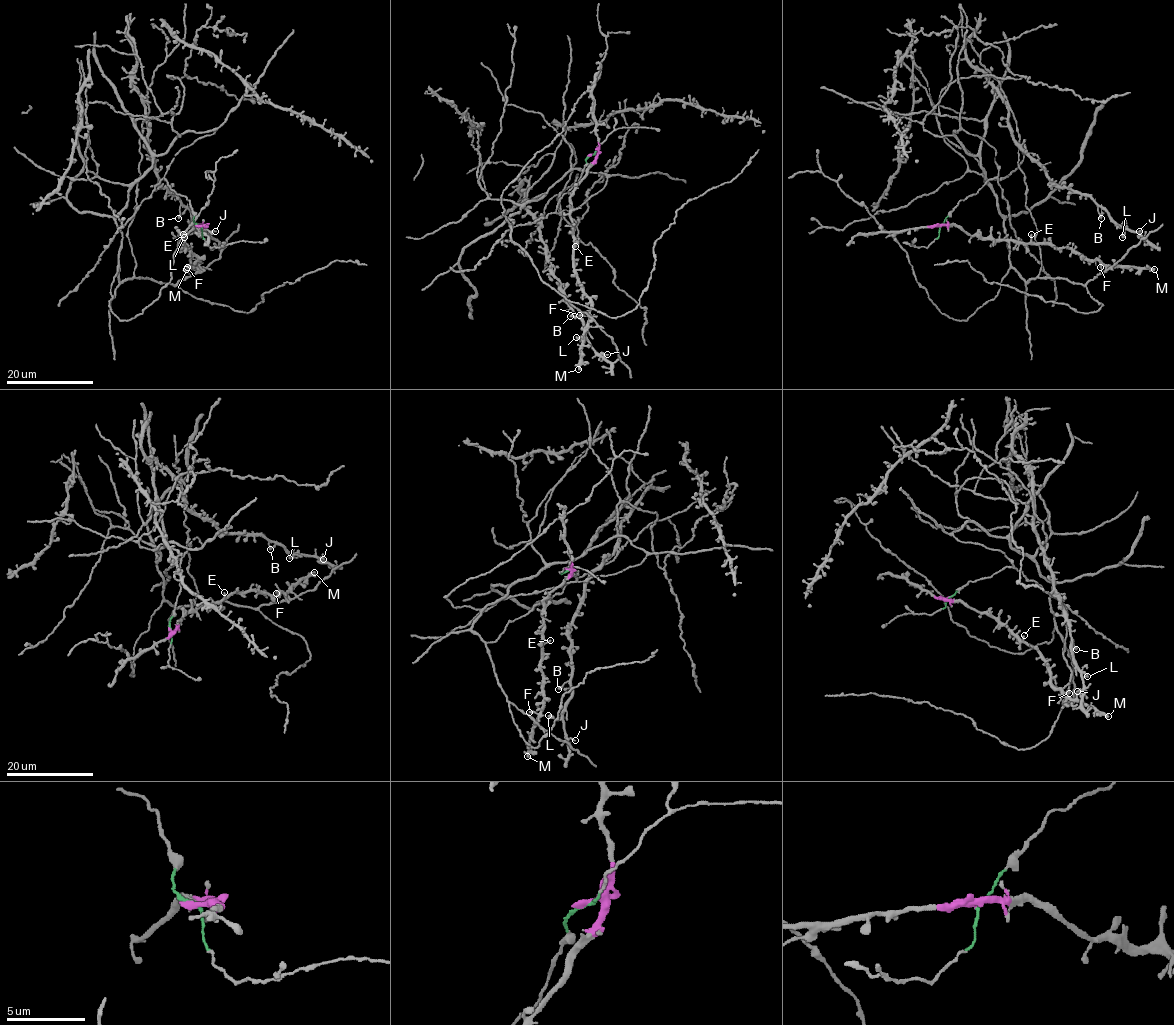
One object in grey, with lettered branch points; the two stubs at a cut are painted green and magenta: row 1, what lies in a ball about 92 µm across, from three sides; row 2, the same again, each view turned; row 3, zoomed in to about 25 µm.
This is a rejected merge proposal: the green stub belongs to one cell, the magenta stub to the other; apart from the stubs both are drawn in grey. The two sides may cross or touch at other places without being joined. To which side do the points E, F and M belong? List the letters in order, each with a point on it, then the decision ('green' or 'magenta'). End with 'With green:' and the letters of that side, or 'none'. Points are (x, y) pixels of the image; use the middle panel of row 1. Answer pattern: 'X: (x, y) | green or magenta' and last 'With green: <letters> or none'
E: (575, 246) | magenta
F: (579, 315) | magenta
M: (578, 369) | magenta
With green: none

